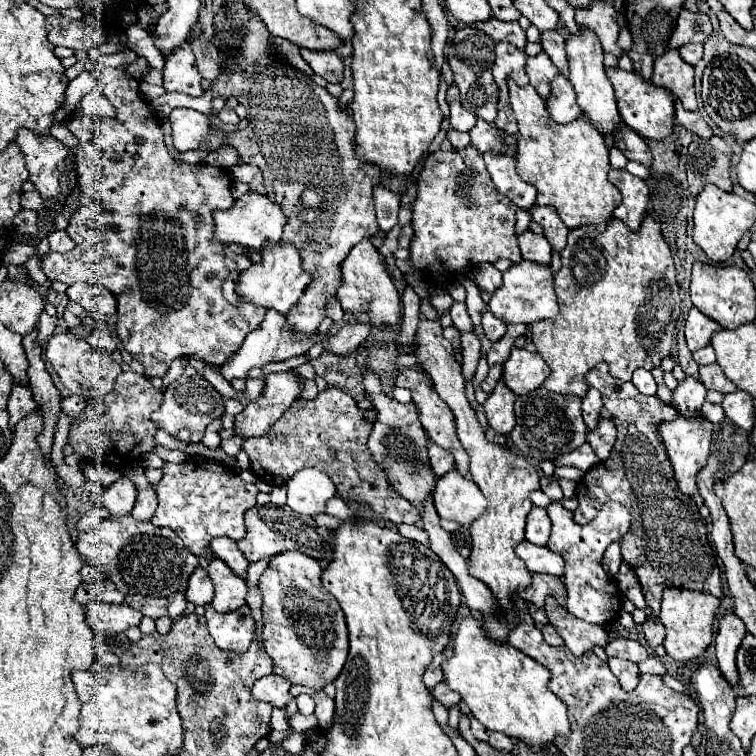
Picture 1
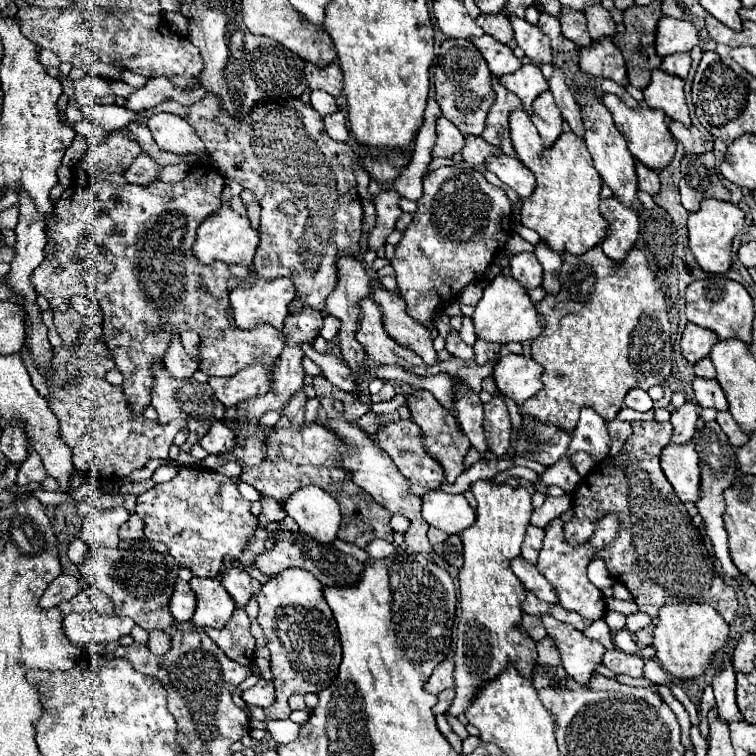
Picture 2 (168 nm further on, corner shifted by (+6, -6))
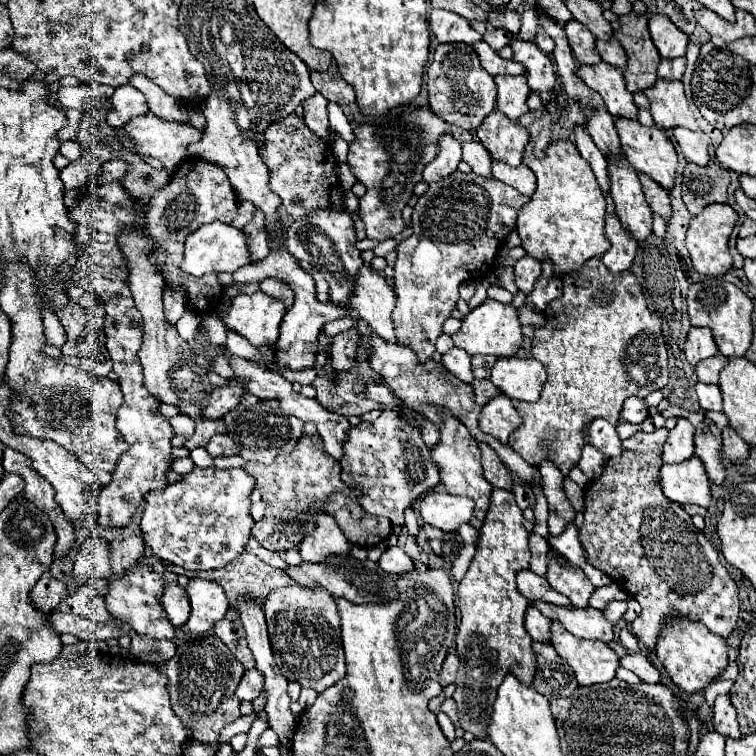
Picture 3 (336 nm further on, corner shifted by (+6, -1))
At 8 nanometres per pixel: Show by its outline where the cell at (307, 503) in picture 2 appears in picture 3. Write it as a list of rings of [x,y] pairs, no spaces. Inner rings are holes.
[[[308,509],[310,517],[314,517],[316,527],[304,535],[300,543],[300,557],[308,563],[320,563],[328,555],[346,555],[350,551],[350,543],[340,531],[338,523],[328,517],[328,513],[320,509]]]

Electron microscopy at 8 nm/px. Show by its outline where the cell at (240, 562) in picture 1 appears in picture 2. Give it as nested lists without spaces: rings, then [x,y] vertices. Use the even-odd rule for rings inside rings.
[[[226,566],[226,572],[222,574],[222,584],[224,584],[226,592],[232,596],[232,600],[236,602],[238,608],[246,608],[246,604],[254,596],[250,576],[240,568]]]

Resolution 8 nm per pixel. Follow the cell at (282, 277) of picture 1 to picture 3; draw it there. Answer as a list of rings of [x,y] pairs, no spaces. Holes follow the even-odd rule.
[[[262,291],[236,295],[232,307],[224,315],[224,323],[244,335],[254,347],[270,345],[278,339],[282,311],[286,311],[282,299],[272,299]]]

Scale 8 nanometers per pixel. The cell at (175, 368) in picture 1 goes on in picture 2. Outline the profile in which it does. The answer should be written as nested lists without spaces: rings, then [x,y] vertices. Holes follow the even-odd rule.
[[[172,334],[172,336],[174,338],[170,340],[168,352],[164,354],[166,370],[176,378],[190,378],[200,366],[200,352],[196,350],[194,354],[188,354],[182,346],[180,334]]]

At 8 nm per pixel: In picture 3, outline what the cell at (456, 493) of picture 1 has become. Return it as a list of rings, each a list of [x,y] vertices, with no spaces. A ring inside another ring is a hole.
[[[446,491],[430,493],[420,499],[422,519],[442,531],[456,531],[474,515],[474,503],[468,497],[456,497]]]

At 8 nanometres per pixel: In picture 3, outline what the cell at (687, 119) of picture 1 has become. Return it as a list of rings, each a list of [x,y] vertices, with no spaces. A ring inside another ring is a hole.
[[[676,127],[676,129],[672,129],[672,135],[678,141],[686,161],[692,161],[696,165],[706,165],[710,161],[710,153],[708,153],[710,137],[706,133]]]

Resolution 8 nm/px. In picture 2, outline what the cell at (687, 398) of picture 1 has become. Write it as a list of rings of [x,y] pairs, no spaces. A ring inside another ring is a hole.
[[[686,402],[680,410],[676,410],[670,418],[670,424],[674,426],[674,432],[670,436],[670,442],[674,444],[688,444],[692,438],[694,438],[694,432],[696,432],[696,420],[698,420],[698,414],[696,414],[696,404],[692,402]]]

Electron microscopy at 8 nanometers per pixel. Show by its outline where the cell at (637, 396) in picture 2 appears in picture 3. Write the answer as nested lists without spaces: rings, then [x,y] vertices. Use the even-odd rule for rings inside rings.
[[[628,397],[622,409],[622,419],[630,423],[642,423],[648,417],[648,405],[646,399],[640,397]]]

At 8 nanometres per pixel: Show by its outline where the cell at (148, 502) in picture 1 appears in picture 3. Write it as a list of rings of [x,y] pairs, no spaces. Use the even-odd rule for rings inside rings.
[[[126,535],[118,537],[110,543],[110,553],[112,553],[112,571],[120,575],[126,567],[136,563],[136,559],[142,557],[144,551],[144,539],[142,535]]]

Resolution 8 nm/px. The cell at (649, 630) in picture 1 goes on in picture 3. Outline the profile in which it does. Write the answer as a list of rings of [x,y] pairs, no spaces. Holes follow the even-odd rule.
[[[660,427],[652,433],[638,431],[634,437],[622,443],[622,455],[608,459],[602,475],[588,483],[584,489],[584,523],[580,529],[580,545],[586,561],[612,577],[632,599],[642,605],[642,613],[632,621],[632,633],[646,647],[646,643],[656,643],[660,623],[668,615],[688,617],[702,621],[712,633],[728,637],[736,627],[740,603],[738,587],[732,581],[728,569],[720,563],[718,551],[704,537],[702,531],[694,529],[692,517],[664,497],[660,491],[660,467],[662,467],[662,445],[668,437],[668,429]]]

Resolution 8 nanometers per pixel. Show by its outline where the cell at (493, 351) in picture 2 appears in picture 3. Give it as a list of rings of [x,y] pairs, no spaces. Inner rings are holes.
[[[476,355],[472,357],[472,371],[474,371],[474,377],[482,379],[482,377],[490,377],[490,369],[494,365],[496,357],[494,355]]]

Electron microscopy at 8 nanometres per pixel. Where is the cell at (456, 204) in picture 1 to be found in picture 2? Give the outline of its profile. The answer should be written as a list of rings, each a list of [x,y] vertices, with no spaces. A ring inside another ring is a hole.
[[[454,166],[438,168],[424,178],[424,194],[416,204],[418,210],[414,214],[414,222],[404,230],[404,236],[396,246],[396,254],[390,264],[396,270],[398,292],[406,302],[408,316],[426,326],[430,330],[430,336],[436,338],[438,330],[434,326],[434,312],[452,302],[470,282],[476,282],[484,276],[494,256],[506,246],[506,240],[510,236],[512,210],[510,200],[502,188],[490,184],[480,172],[470,170],[466,174]]]

